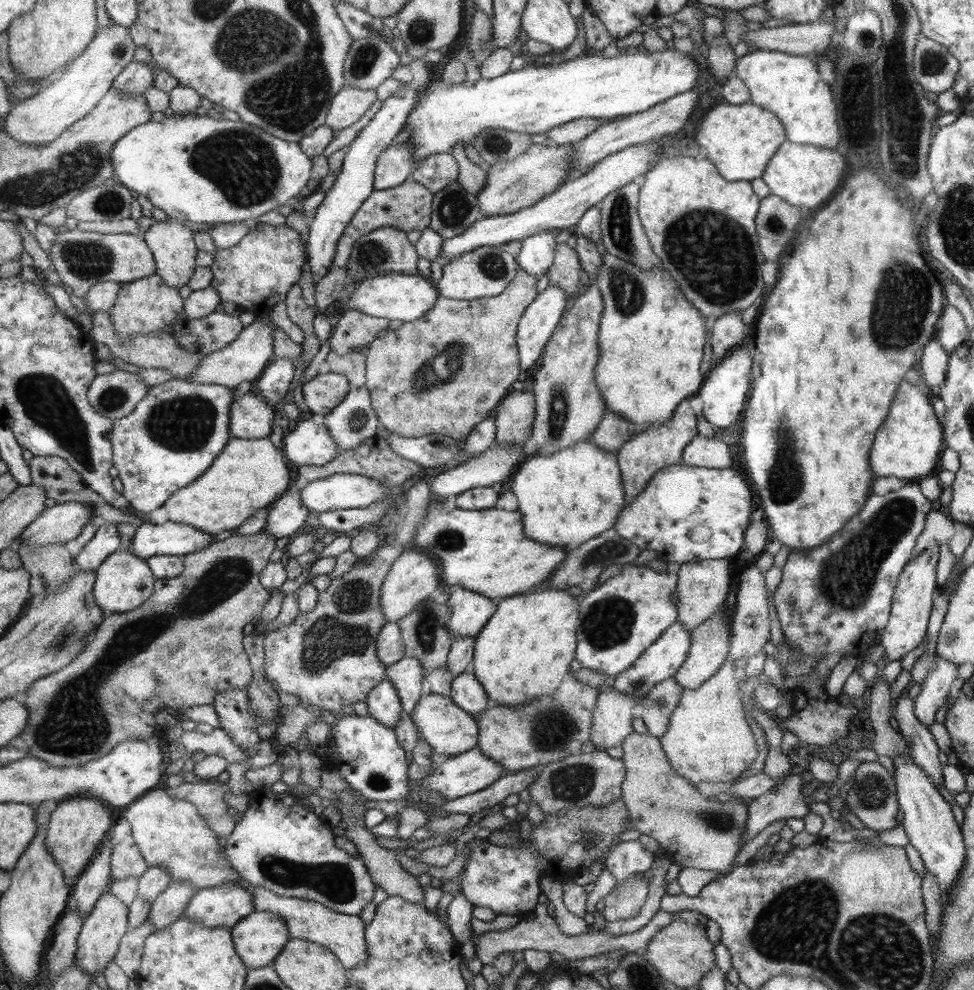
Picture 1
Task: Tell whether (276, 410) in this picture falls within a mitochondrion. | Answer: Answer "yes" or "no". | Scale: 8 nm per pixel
no

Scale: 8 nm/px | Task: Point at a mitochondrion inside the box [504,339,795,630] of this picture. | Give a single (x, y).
(610, 550)

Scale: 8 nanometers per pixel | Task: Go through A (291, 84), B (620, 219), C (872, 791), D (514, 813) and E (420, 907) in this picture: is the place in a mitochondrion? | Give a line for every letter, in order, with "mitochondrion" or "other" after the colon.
A: mitochondrion
B: mitochondrion
C: mitochondrion
D: other
E: other

